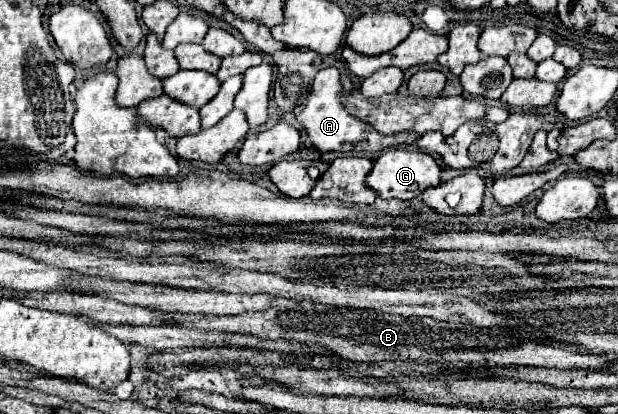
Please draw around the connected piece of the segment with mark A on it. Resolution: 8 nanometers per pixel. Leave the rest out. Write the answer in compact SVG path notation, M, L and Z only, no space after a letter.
M326 67L322 69L312 85L312 93L308 97L308 103L304 109L296 111L296 119L302 123L302 127L308 133L310 143L320 151L320 153L328 153L328 151L338 151L338 153L346 153L346 151L364 151L364 153L378 153L382 149L388 147L398 147L398 145L412 145L420 135L414 131L408 133L398 133L398 135L380 135L372 125L366 125L364 121L352 117L340 103L340 73L334 67Z

